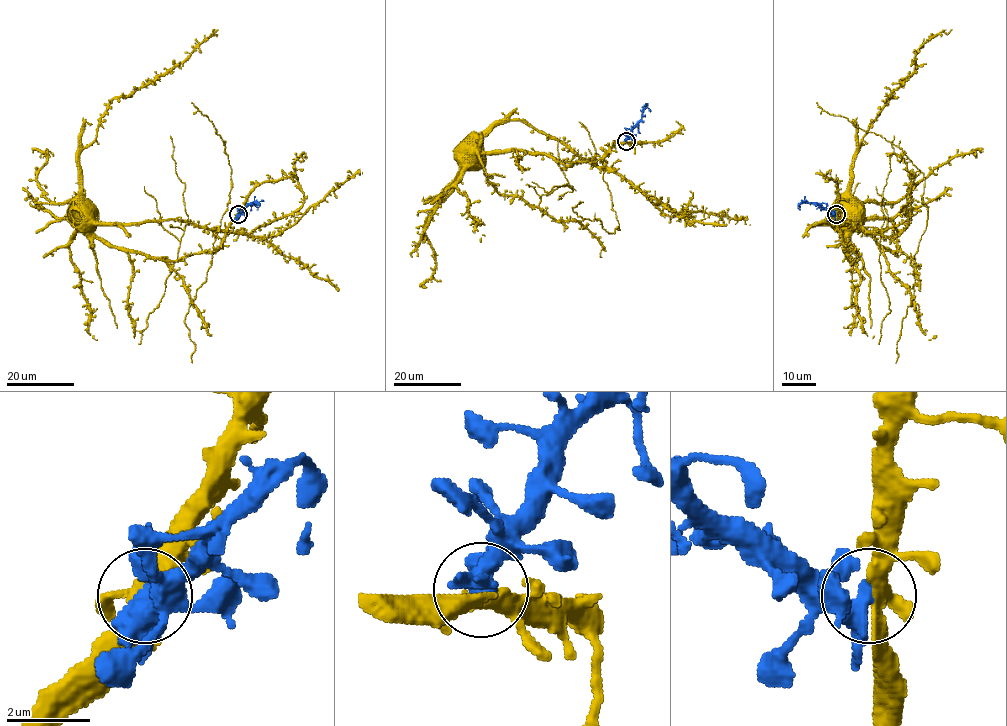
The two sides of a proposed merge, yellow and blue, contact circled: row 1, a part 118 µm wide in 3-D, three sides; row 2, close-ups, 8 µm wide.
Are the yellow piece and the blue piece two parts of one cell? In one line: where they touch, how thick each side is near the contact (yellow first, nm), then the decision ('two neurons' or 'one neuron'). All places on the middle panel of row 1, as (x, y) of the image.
(626, 141) | 340/440 nm | two neurons

